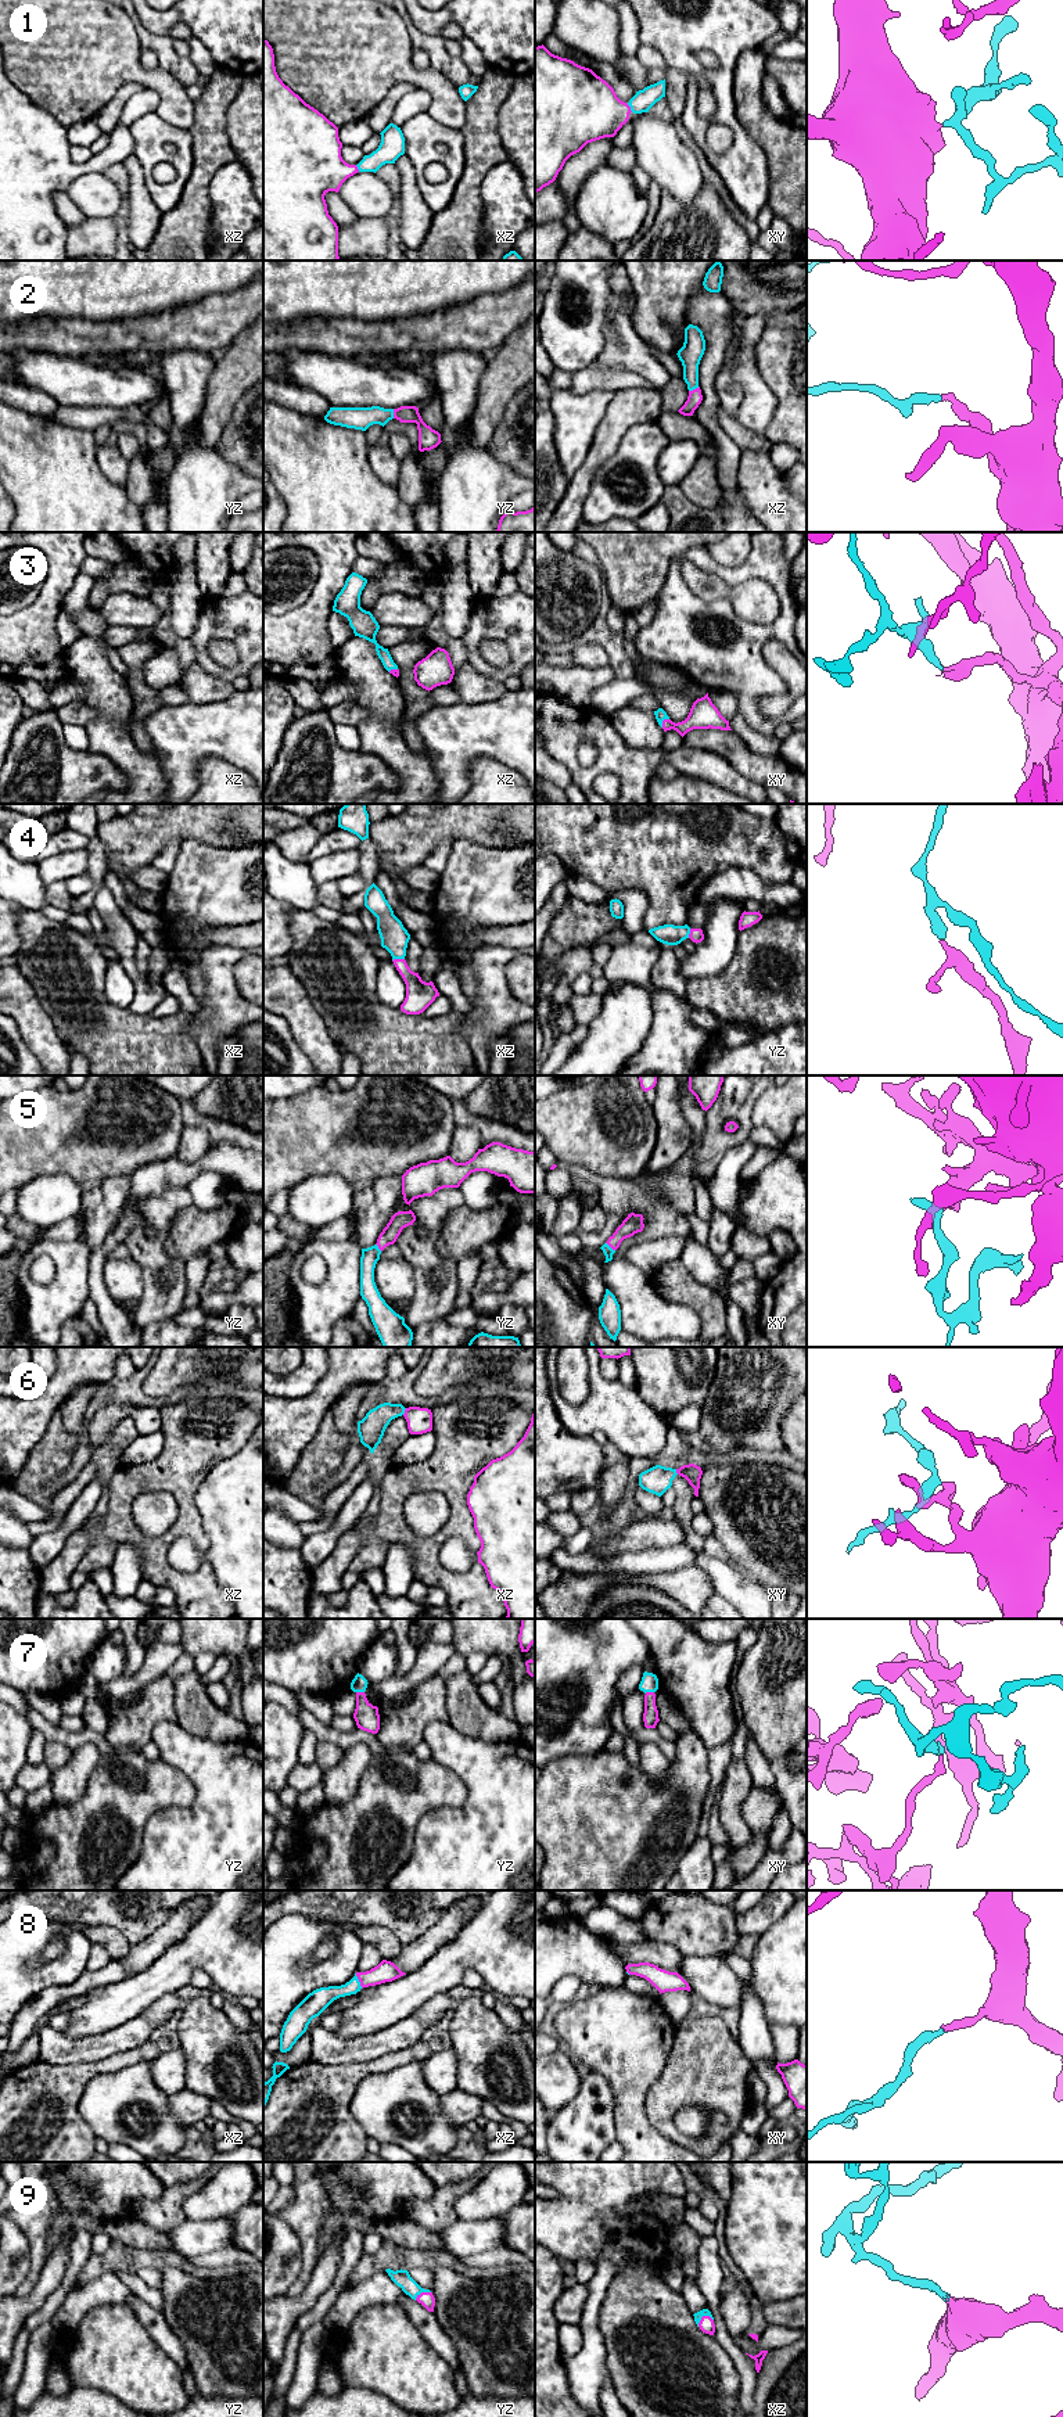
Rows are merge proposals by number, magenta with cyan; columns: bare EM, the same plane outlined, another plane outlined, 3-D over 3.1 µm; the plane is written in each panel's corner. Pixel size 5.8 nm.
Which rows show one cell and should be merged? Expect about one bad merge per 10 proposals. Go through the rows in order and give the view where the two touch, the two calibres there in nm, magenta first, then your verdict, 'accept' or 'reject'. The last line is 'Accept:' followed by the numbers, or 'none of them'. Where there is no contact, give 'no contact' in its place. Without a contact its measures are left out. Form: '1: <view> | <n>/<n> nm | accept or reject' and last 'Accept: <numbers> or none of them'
1: xy | 380/120 nm | accept
2: xz | 90/140 nm | accept
3: xy | 160/70 nm | accept
4: xz | 160/160 nm | accept
5: xy | 110/60 nm | accept
6: xz | 140/150 nm | accept
7: xy | 90/100 nm | accept
8: xz | 120/120 nm | accept
9: xz | 90/50 nm | accept
Accept: 1, 2, 3, 4, 5, 6, 7, 8, 9

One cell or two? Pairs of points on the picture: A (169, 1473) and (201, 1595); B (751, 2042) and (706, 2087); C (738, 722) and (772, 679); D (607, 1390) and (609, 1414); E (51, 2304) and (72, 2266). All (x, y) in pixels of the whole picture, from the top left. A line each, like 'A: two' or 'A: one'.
A: one
B: two
C: two
D: one
E: one

